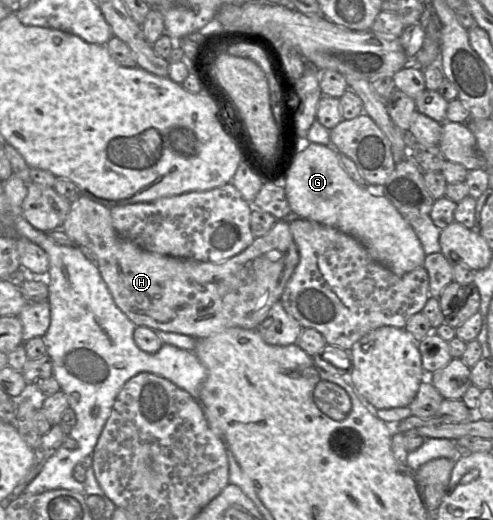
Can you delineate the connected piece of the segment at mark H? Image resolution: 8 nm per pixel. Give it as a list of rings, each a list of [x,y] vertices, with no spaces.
[[[82,194],[71,202],[70,211],[61,229],[77,246],[86,248],[91,253],[115,304],[136,326],[184,334],[197,340],[229,328],[257,329],[272,305],[280,300],[299,262],[299,252],[289,223],[282,219],[277,220],[267,234],[255,238],[245,250],[220,263],[199,262],[148,252],[117,234],[108,207]]]

